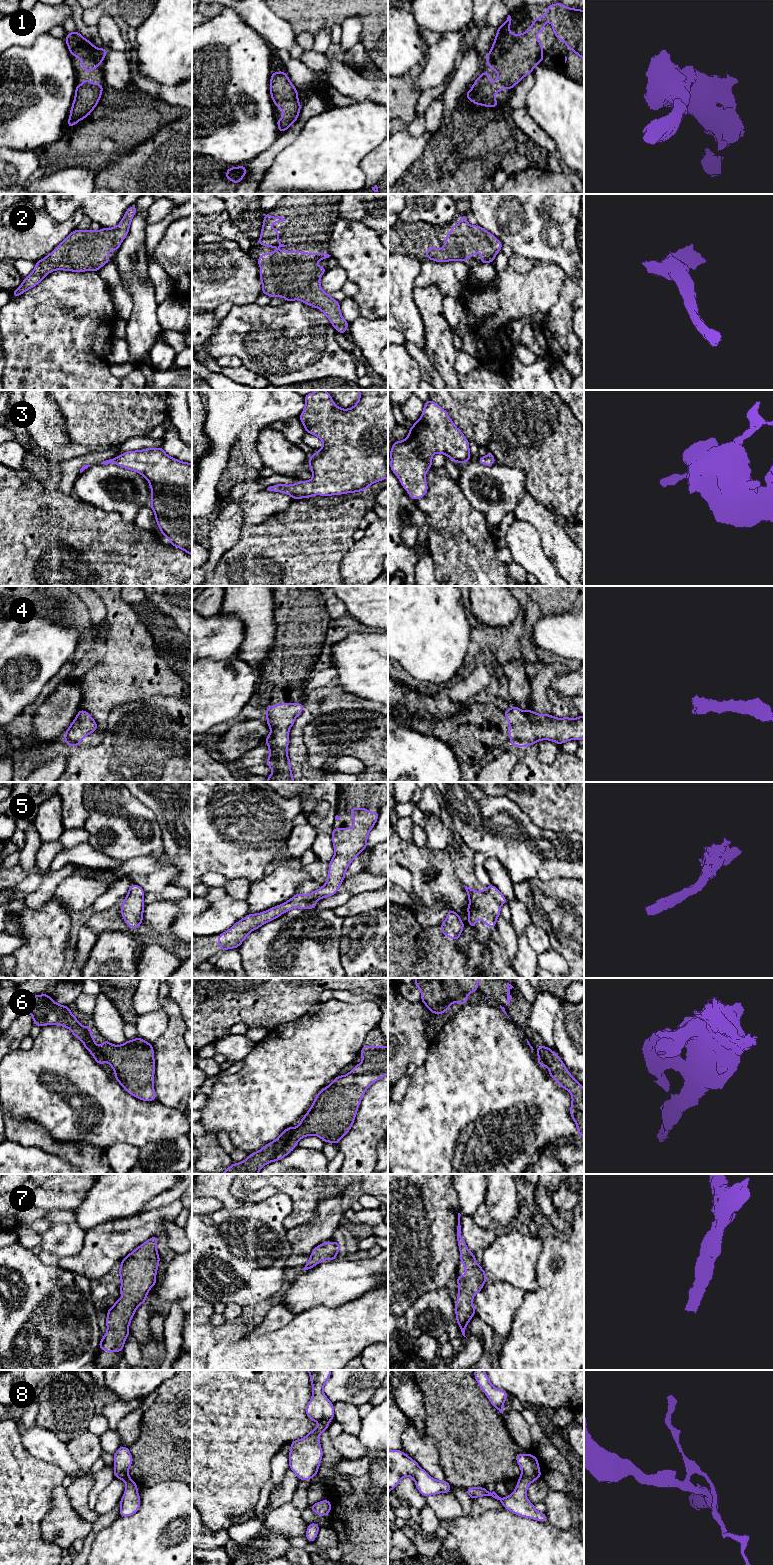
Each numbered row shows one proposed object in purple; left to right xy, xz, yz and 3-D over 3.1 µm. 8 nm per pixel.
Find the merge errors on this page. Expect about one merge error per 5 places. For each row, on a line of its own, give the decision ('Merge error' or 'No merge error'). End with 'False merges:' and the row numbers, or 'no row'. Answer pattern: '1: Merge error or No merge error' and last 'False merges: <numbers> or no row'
1: No merge error
2: No merge error
3: No merge error
4: No merge error
5: No merge error
6: Merge error
7: No merge error
8: No merge error
False merges: 6

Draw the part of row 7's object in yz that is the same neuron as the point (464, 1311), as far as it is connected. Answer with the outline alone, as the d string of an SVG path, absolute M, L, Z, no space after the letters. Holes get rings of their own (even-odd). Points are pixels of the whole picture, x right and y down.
M458 1213L457 1242L460 1250L460 1262L465 1267L465 1275L455 1276L458 1283L458 1300L455 1303L455 1314L462 1335L466 1337L466 1326L476 1314L472 1300L484 1287L487 1276L483 1268L477 1264L475 1255L469 1251L461 1235L460 1216L461 1214Z

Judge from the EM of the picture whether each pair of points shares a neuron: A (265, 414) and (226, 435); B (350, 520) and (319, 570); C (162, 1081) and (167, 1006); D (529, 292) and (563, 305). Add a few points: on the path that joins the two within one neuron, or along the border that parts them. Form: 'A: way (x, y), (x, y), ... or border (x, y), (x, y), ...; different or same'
A: border (268, 400), (251, 424); different
B: way (337, 530), (319, 548), (319, 557); same
C: way (172, 1062), (173, 1025); same
D: border (565, 280), (557, 301), (545, 313); different

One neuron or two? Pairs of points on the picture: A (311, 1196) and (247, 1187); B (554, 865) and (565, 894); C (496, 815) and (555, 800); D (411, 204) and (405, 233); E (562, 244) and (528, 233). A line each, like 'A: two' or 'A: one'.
A: one
B: two
C: two
D: two
E: one

